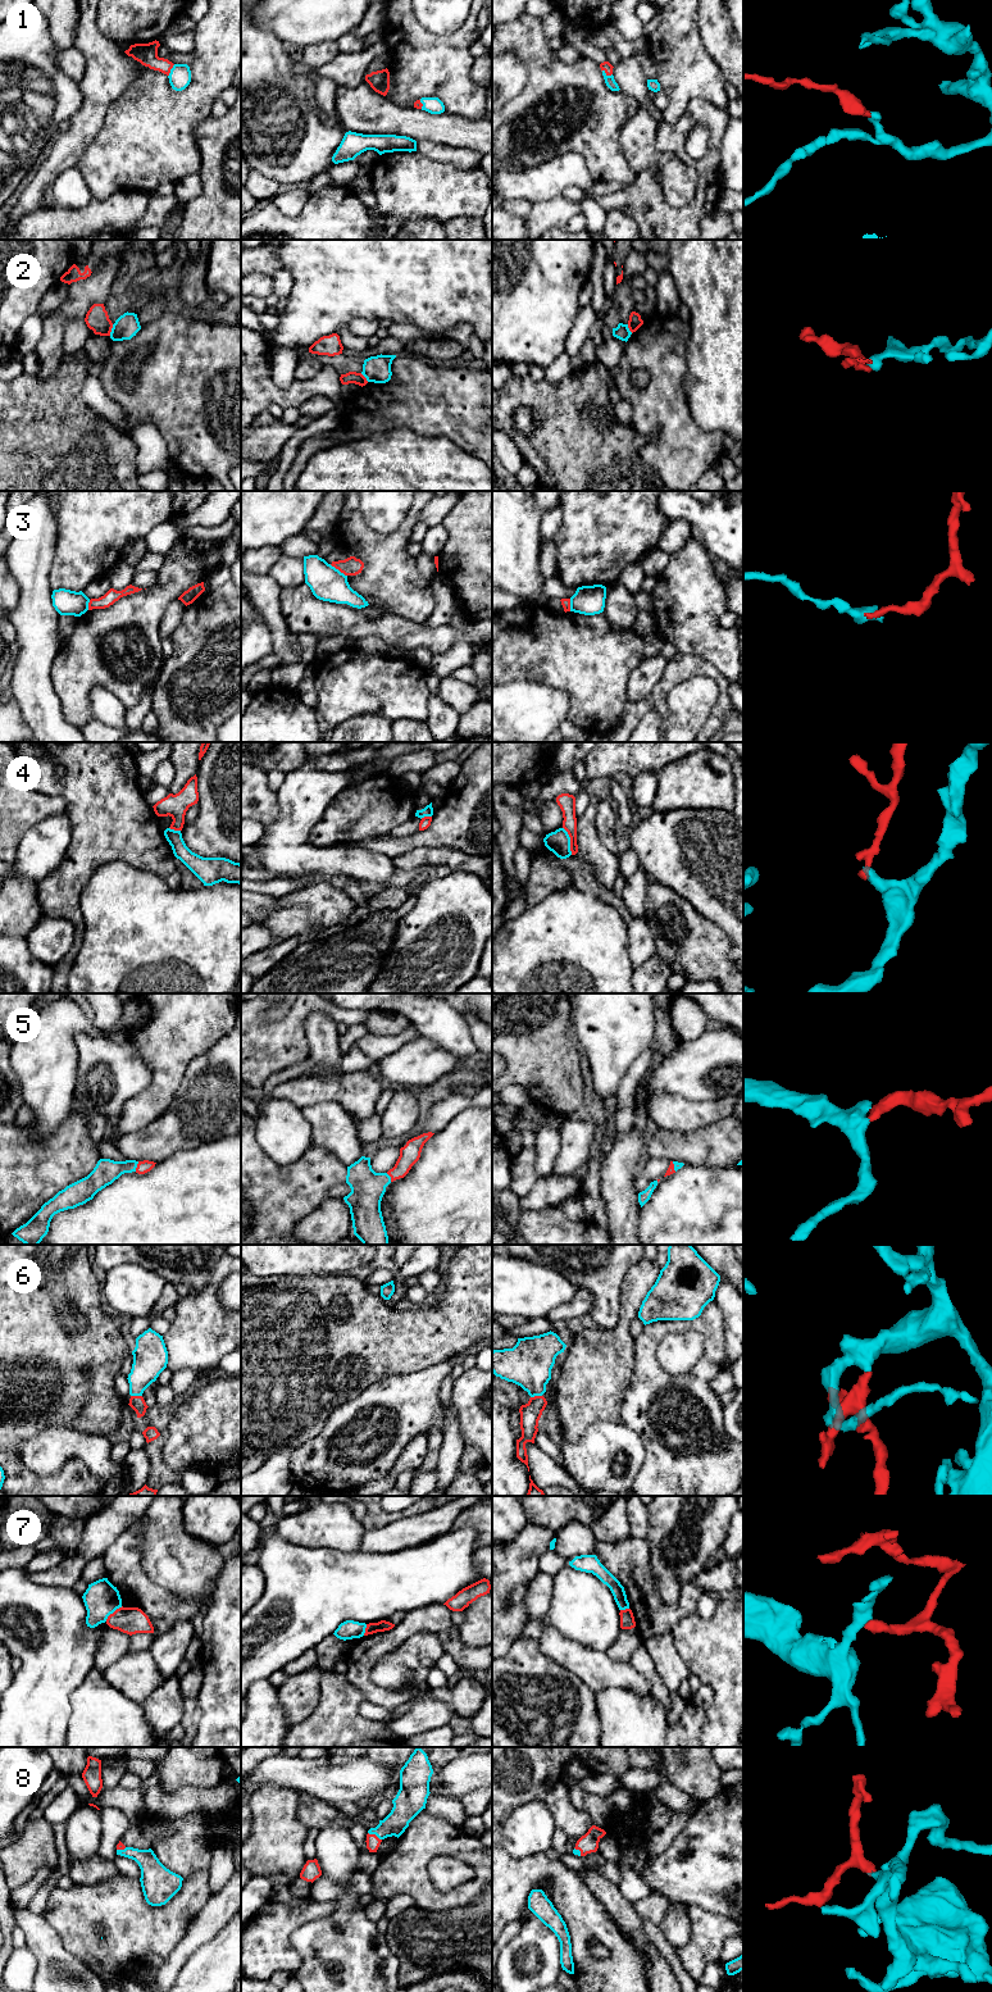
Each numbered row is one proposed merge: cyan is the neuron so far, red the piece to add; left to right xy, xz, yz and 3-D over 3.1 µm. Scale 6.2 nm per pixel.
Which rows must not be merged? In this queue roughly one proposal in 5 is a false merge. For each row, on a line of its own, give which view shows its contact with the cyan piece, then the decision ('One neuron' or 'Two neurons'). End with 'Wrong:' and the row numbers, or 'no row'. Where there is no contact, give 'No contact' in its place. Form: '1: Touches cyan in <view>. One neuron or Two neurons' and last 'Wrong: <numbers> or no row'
1: Touches cyan in yz. One neuron
2: Touches cyan in xy. Two neurons
3: Touches cyan in xz. Two neurons
4: Touches cyan in yz. Two neurons
5: Touches cyan in xy. One neuron
6: Touches cyan in xy. One neuron
7: Touches cyan in xy. Two neurons
8: Touches cyan in xz. One neuron
Wrong: 2, 3, 4, 7

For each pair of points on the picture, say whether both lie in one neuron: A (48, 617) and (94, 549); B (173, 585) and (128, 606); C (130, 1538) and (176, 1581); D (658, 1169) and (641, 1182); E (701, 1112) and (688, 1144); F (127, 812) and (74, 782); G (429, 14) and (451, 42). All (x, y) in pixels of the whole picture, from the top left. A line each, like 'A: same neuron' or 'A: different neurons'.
A: different neurons
B: same neuron
C: different neurons
D: same neuron
E: different neurons
F: same neuron
G: different neurons

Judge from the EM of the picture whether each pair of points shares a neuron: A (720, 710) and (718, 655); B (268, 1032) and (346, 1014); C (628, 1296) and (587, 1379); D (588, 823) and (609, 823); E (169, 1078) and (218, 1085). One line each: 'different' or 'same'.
A: different
B: same
C: same
D: different
E: different

